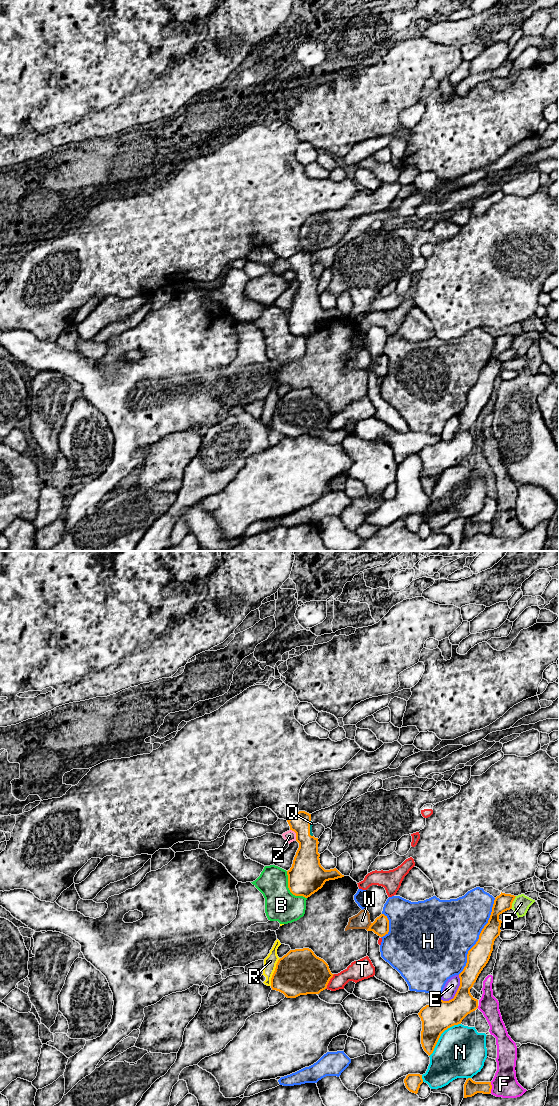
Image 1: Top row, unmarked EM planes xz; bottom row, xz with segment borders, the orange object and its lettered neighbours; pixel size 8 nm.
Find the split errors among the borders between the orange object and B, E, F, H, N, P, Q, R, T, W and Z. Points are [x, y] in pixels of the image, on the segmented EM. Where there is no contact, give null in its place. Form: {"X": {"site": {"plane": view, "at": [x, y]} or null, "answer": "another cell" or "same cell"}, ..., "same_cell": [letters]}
{"B": {"site": {"plane": "xz", "at": [289, 889]}, "answer": "another cell"}, "E": {"site": {"plane": "xz", "at": [456, 992]}, "answer": "another cell"}, "F": {"site": {"plane": "xz", "at": [491, 1087]}, "answer": "another cell"}, "H": {"site": {"plane": "xz", "at": [479, 936]}, "answer": "another cell"}, "N": {"site": {"plane": "xz", "at": [440, 1035]}, "answer": "another cell"}, "P": {"site": {"plane": "xz", "at": [512, 902]}, "answer": "another cell"}, "Q": {"site": {"plane": "xz", "at": [309, 829]}, "answer": "same cell"}, "R": {"site": {"plane": "xz", "at": [274, 972]}, "answer": "another cell"}, "T": {"site": {"plane": "xz", "at": [329, 980]}, "answer": "another cell"}, "W": {"site": {"plane": "xz", "at": [369, 926]}, "answer": "another cell"}, "Z": {"site": {"plane": "xz", "at": [296, 834]}, "answer": "another cell"}, "same_cell": ["Q"]}

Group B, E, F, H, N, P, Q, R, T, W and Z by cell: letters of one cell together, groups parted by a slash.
B / E / F / H / N / P / Q / R W / T / Z

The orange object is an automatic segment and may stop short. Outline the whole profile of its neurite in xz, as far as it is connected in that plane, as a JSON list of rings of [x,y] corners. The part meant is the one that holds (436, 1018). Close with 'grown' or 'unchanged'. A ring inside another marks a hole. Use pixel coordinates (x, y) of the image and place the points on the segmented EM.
[[[502,893],[494,900],[488,923],[482,929],[476,944],[468,951],[467,963],[459,974],[460,986],[453,999],[423,1007],[418,1013],[422,1021],[421,1044],[430,1056],[441,1036],[448,1028],[461,1024],[462,1020],[478,1008],[470,989],[488,963],[495,939],[500,935],[502,921],[499,915],[512,908],[516,896]]]; unchanged

